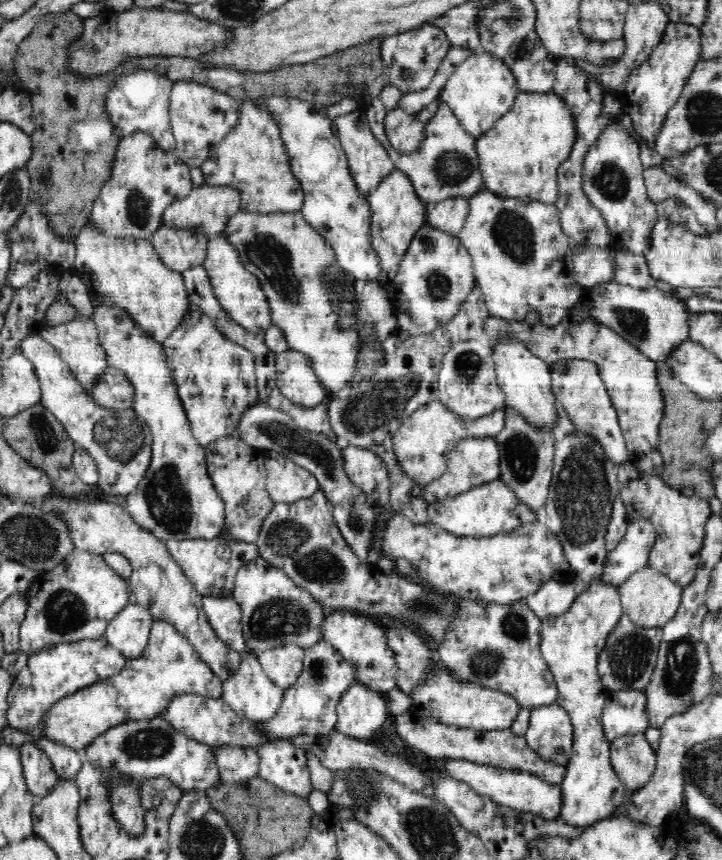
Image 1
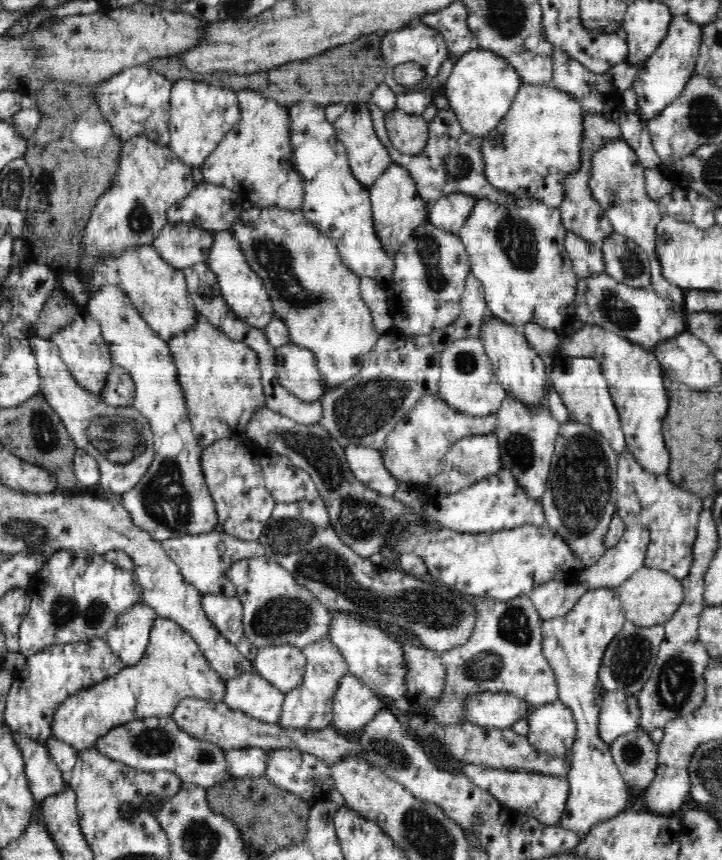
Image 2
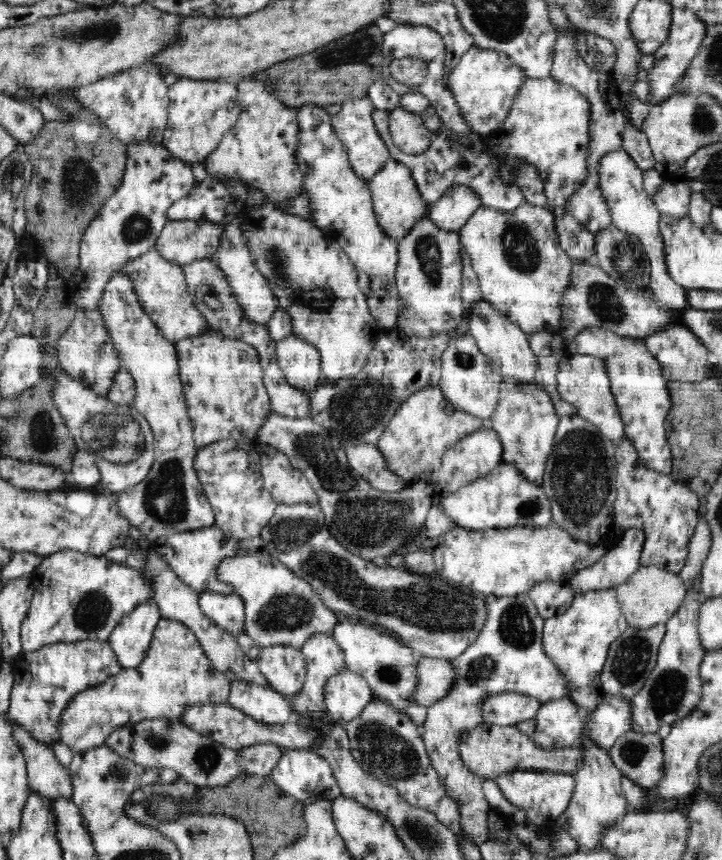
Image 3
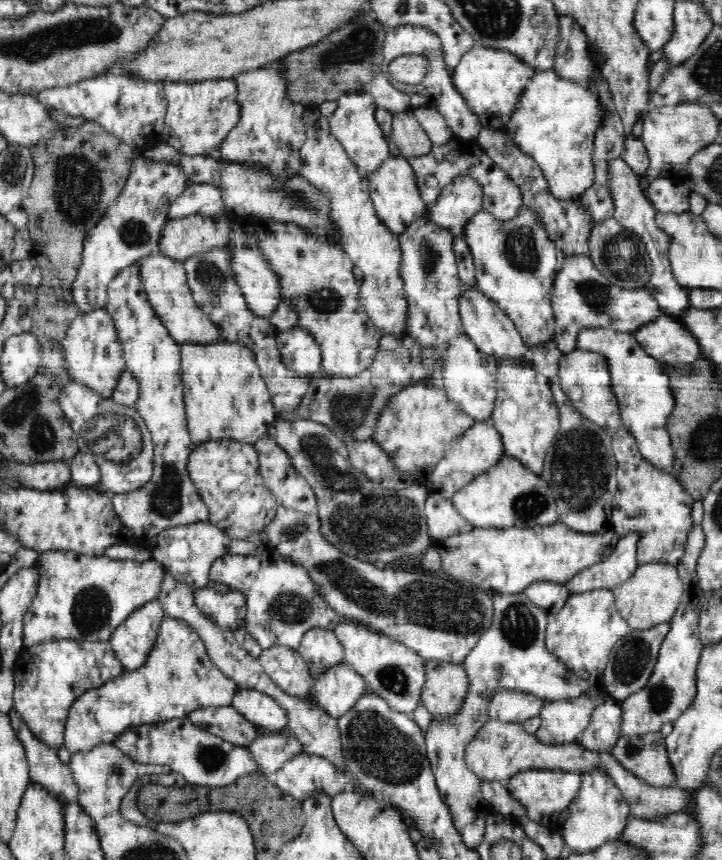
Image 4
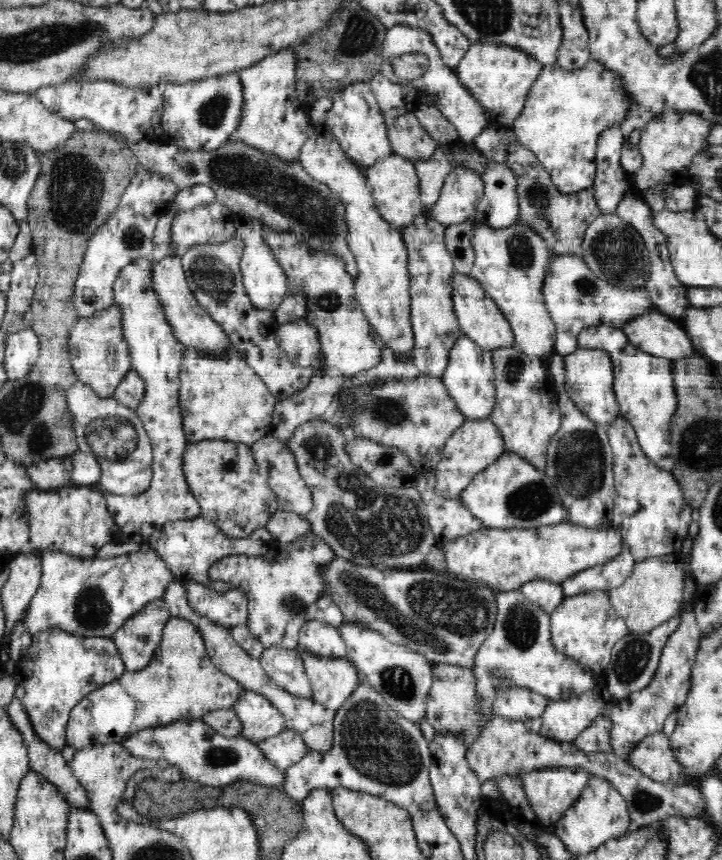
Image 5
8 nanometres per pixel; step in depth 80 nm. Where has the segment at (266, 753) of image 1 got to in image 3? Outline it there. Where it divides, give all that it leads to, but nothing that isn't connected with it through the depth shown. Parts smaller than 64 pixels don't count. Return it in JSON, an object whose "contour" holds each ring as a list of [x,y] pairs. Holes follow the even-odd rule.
{"contour":[[[304,749],[286,750],[280,756],[270,776],[276,785],[286,794],[291,794],[296,800],[304,803],[316,802],[320,799],[333,801],[341,795],[340,785],[336,781],[332,767],[328,762],[311,750]]]}

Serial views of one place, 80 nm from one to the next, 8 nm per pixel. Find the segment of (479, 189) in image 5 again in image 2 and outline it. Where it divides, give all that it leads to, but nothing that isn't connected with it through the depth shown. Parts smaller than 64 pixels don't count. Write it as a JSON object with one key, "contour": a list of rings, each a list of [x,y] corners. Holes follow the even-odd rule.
{"contour":[[[452,193],[428,204],[427,221],[434,226],[459,234],[477,200],[469,194]]]}

